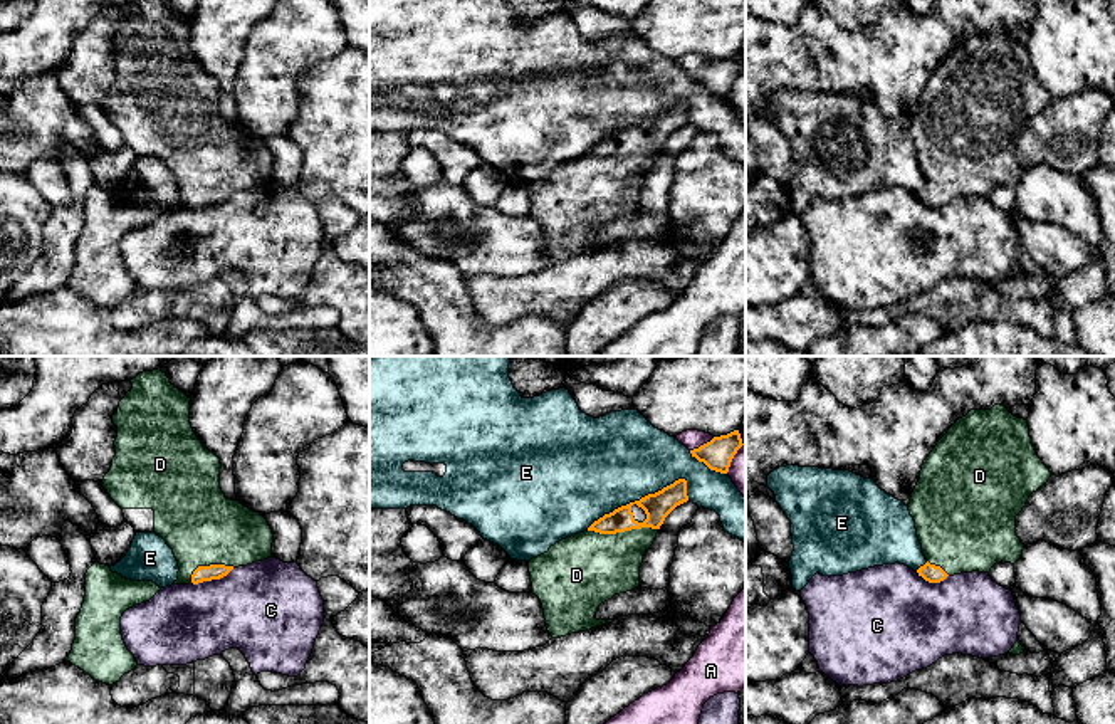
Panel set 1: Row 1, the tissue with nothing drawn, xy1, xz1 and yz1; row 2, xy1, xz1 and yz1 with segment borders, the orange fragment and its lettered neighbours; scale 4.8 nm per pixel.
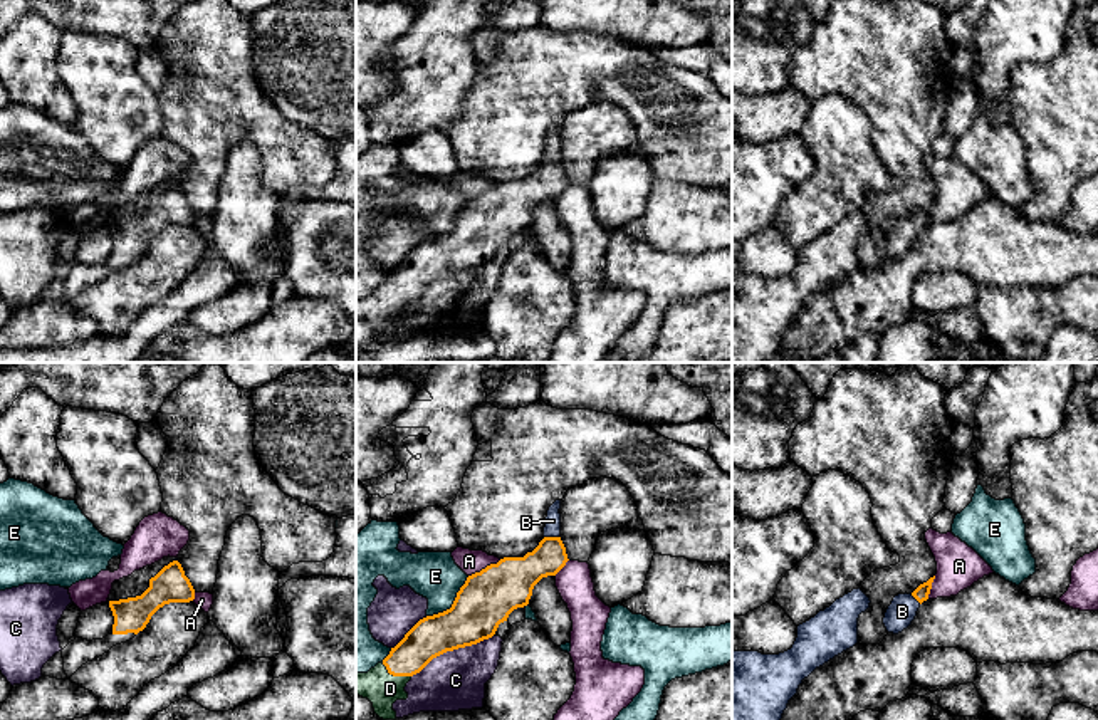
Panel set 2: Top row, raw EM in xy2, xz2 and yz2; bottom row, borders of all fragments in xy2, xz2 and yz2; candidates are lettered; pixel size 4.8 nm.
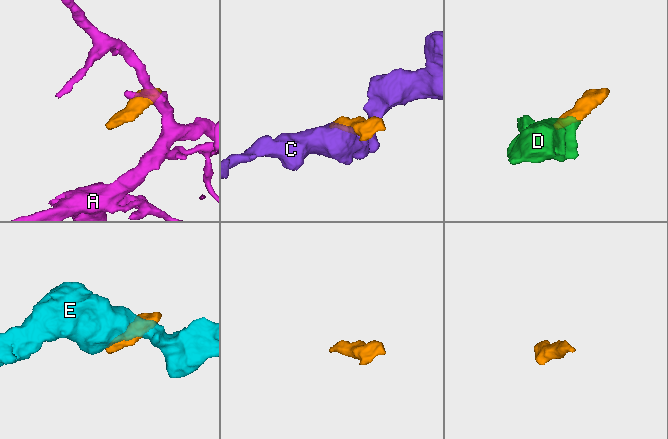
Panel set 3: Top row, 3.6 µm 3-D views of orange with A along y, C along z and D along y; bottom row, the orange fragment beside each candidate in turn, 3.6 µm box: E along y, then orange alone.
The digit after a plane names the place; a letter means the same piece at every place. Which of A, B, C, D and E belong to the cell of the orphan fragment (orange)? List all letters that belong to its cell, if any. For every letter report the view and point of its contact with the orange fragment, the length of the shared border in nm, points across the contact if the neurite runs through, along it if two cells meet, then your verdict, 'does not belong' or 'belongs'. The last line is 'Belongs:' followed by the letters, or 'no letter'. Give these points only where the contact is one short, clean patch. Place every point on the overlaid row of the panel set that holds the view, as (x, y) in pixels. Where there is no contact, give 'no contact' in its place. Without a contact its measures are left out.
A: meets orange in xz2 at (486, 568); contact 180 nm long; does not belong
B: meets orange in xz2 at (553, 537); contact 80 nm long; runs through xz2 (517, 576), (551, 546), (553, 537), (553, 521); belongs
C: meets orange in xz2 at (452, 650); contact 460 nm long; does not belong
D: meets orange in xz1 at (622, 531); contact 340 nm long; runs through xz1 (657, 506), (643, 528), (622, 531), (586, 570); belongs
E: meets orange in xz1 at (637, 501); contact 550 nm long; does not belong
Belongs: B, D

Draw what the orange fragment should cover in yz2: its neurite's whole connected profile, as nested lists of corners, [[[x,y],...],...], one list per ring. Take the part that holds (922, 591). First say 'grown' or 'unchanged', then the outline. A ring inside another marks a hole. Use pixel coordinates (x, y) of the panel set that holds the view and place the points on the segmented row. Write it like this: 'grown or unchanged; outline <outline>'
grown; outline [[[935,576],[920,584],[912,594],[905,592],[893,597],[883,618],[888,633],[898,634],[912,624],[920,604],[928,599],[933,579]]]

